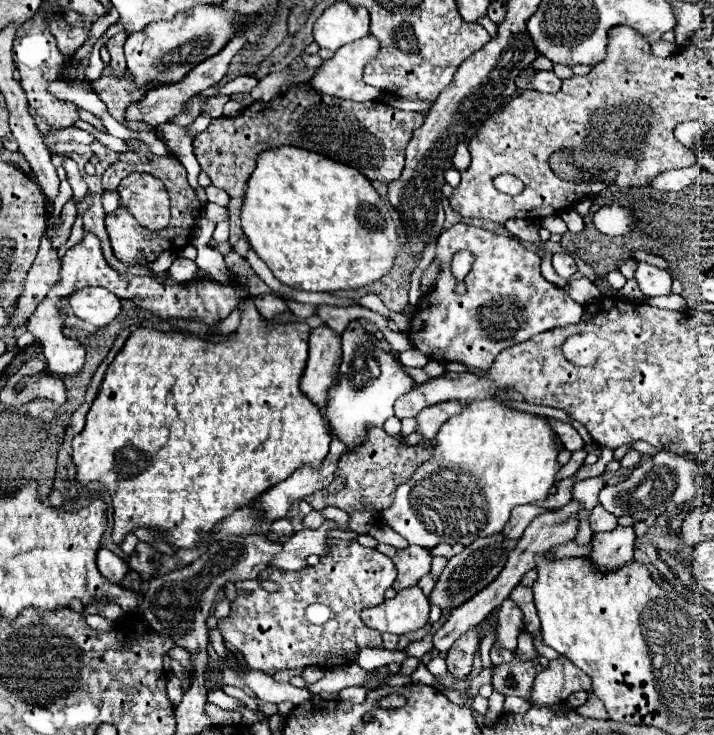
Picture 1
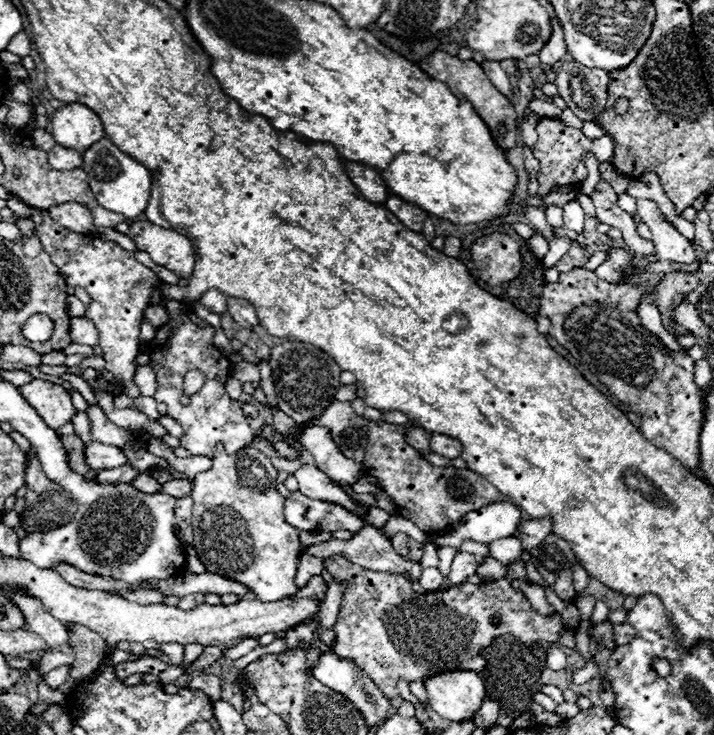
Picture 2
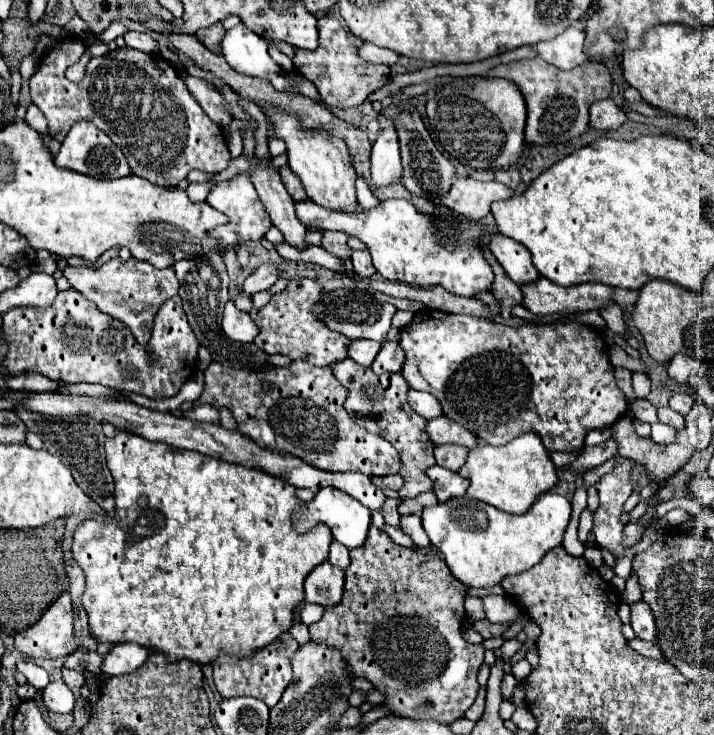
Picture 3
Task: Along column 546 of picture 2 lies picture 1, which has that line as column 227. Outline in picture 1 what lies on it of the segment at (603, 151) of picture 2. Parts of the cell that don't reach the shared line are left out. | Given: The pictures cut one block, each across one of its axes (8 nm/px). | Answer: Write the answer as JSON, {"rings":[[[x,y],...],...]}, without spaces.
{"rings":[[[308,82],[272,98],[270,102],[254,102],[244,108],[238,118],[216,118],[194,138],[194,154],[212,178],[216,188],[224,188],[230,196],[244,198],[250,174],[256,168],[258,154],[270,148],[296,146],[340,164],[360,170],[368,180],[384,184],[400,178],[404,170],[404,150],[416,128],[424,124],[418,112],[394,110],[380,102],[348,102],[314,92]]]}

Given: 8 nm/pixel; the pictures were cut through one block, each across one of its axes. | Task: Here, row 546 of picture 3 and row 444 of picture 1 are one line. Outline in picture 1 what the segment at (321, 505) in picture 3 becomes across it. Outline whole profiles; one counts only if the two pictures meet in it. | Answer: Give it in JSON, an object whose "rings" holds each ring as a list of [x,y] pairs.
{"rings":[[[352,320],[342,334],[342,364],[336,384],[328,392],[328,422],[334,434],[346,442],[346,452],[354,450],[362,440],[366,426],[382,426],[390,416],[394,416],[394,402],[416,388],[416,382],[404,372],[400,360],[384,352],[376,342],[366,336],[360,322]]]}

